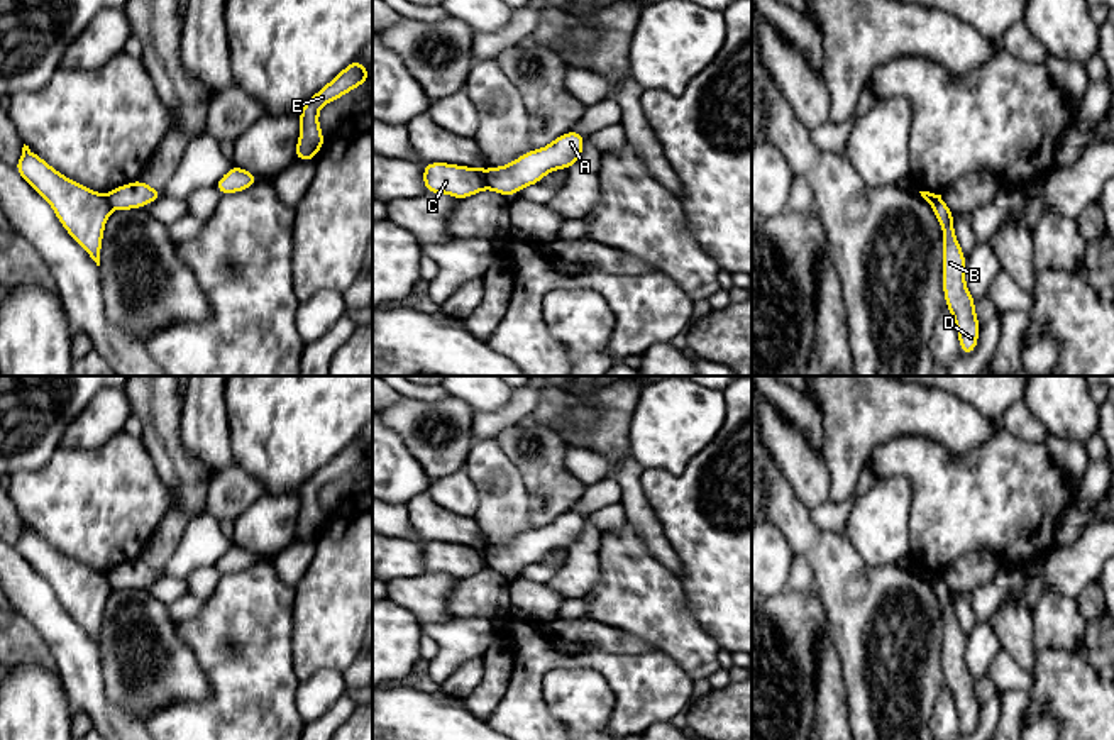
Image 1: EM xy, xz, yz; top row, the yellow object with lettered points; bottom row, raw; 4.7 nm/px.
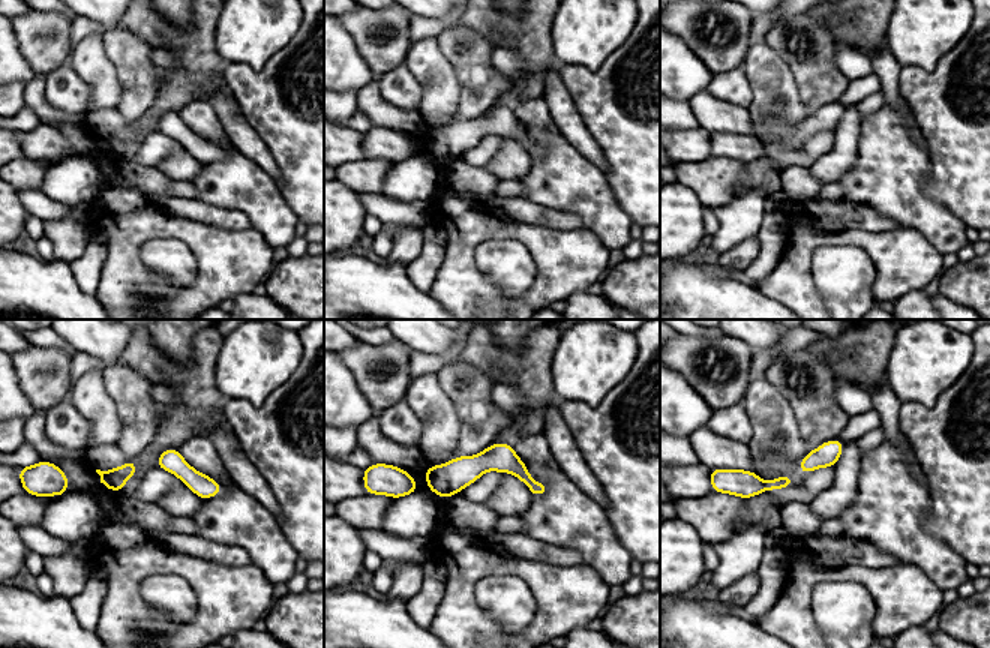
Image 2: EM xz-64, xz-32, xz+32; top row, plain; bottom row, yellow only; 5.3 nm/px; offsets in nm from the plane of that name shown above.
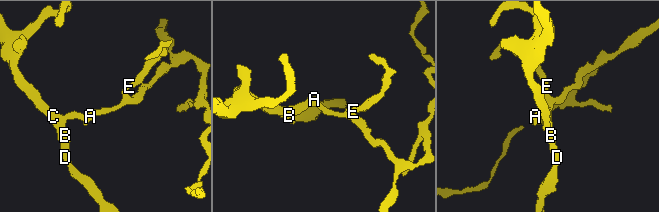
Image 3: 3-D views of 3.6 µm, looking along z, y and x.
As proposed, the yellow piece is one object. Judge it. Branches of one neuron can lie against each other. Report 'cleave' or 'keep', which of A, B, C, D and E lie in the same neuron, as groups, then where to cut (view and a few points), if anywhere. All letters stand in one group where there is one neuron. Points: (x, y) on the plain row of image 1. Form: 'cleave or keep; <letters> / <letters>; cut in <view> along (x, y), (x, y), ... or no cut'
cleave; A E / B C D; cut in xz along (483, 549), (488, 566)

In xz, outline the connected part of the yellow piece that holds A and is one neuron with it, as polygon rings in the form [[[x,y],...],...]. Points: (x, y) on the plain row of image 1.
[[[576,508],[554,518],[547,527],[532,528],[516,537],[511,544],[484,549],[488,567],[513,576],[530,564],[538,564],[554,549],[574,545],[584,528],[586,516]]]

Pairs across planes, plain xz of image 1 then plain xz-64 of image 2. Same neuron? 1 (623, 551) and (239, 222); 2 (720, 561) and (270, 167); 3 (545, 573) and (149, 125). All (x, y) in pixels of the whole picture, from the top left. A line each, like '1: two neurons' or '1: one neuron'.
1: two neurons
2: two neurons
3: two neurons

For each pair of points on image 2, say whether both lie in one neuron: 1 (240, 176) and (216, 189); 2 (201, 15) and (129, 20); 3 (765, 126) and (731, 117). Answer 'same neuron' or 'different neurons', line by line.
1: same neuron
2: same neuron
3: different neurons

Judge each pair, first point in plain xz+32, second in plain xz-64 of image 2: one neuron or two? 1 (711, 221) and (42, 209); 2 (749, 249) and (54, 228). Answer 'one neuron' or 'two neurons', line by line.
1: two neurons
2: one neuron

